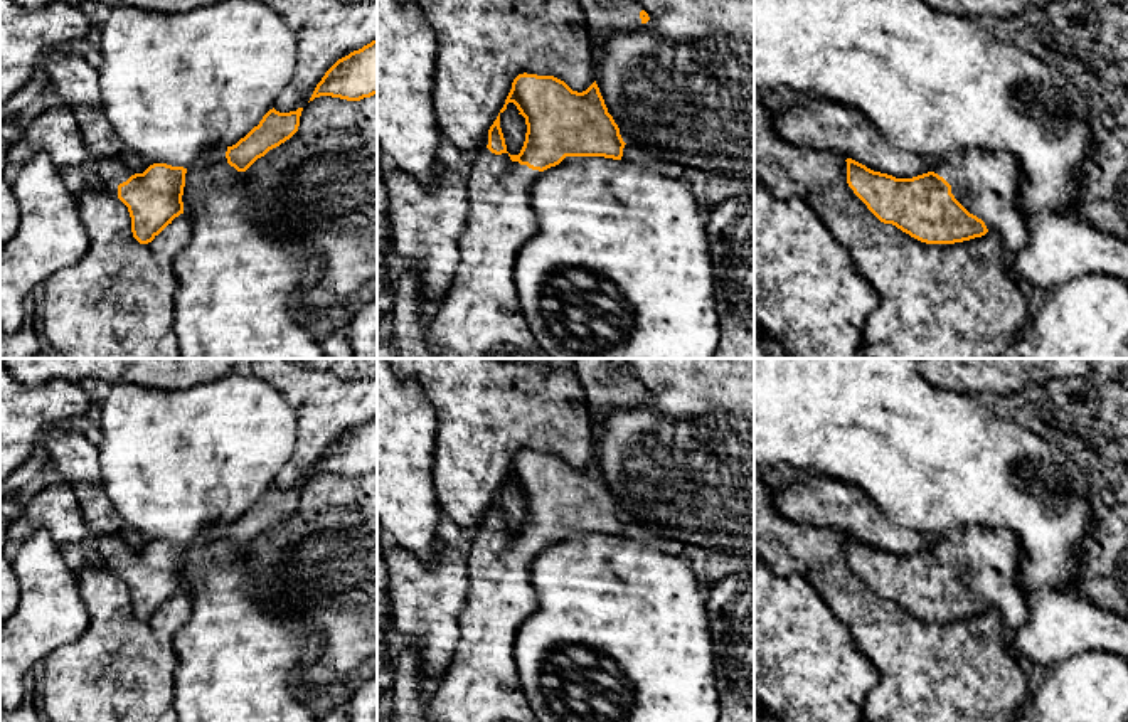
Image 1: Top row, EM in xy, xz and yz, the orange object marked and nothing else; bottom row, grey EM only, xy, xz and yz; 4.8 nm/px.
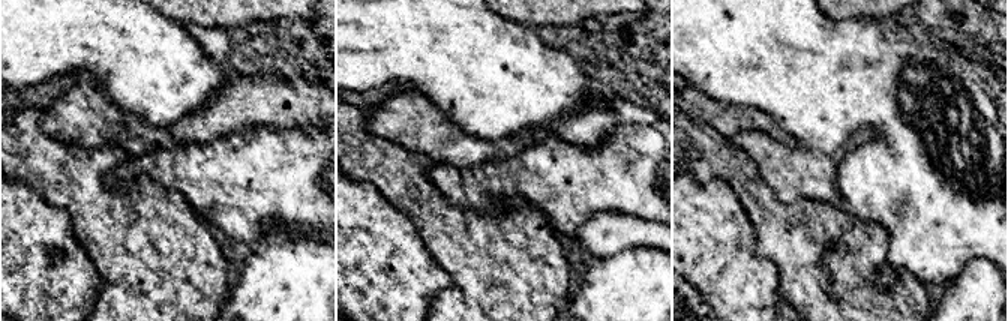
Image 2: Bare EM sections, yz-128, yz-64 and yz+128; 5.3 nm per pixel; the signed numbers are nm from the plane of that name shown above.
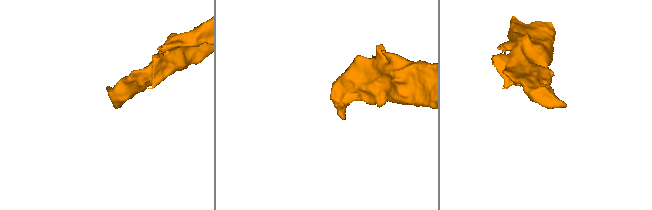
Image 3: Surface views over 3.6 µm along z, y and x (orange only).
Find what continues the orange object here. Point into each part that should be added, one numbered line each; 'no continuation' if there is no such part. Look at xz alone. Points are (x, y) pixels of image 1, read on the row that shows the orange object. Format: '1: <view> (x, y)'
1: xz (605, 19)
2: xz (480, 317)

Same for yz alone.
1: yz (987, 182)

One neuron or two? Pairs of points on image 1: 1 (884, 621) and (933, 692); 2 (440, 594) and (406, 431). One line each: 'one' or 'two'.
1: one
2: two

